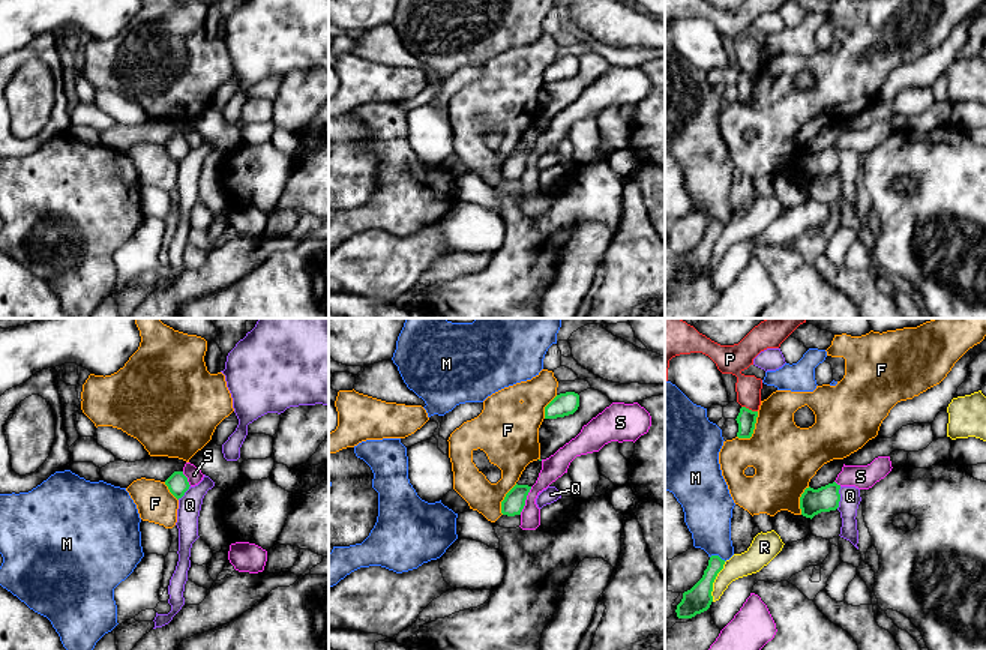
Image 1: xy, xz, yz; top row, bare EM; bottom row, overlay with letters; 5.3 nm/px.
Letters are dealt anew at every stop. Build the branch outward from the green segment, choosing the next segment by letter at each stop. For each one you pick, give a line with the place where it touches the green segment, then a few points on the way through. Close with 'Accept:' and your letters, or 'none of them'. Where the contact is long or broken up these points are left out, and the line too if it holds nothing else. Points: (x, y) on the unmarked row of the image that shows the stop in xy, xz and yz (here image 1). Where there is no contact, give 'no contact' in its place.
Accept: none of them

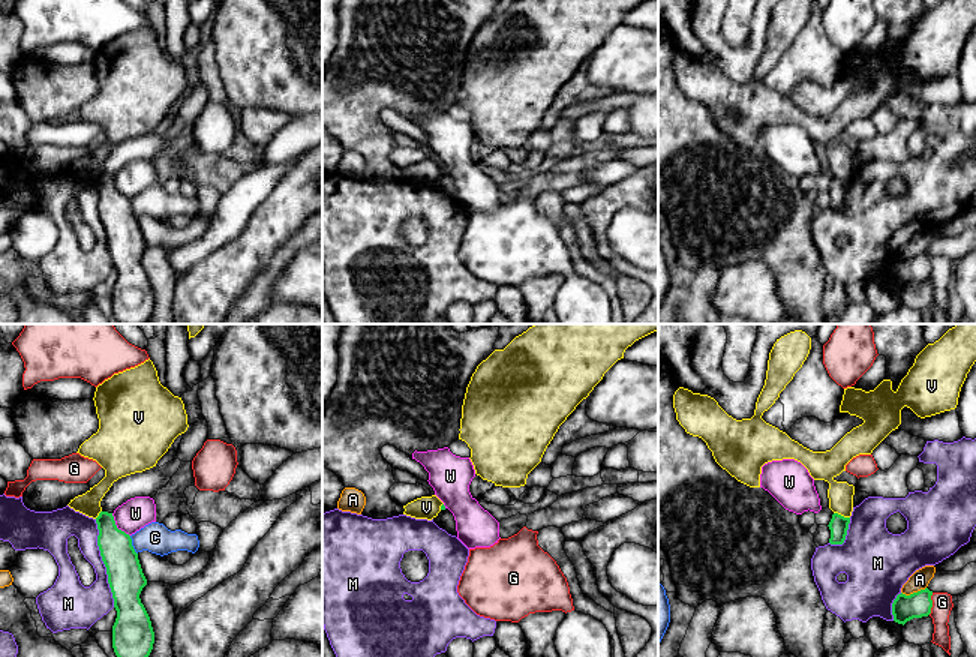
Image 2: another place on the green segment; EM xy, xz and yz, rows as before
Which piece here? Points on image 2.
Accept: none of them

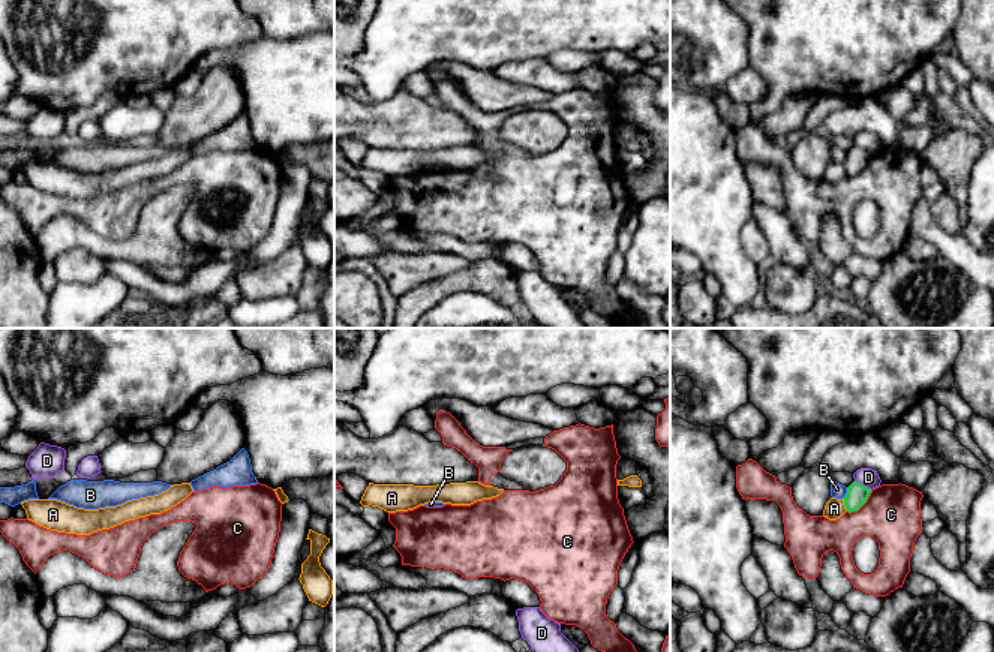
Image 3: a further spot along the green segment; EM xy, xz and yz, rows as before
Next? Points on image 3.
Accept: none of them

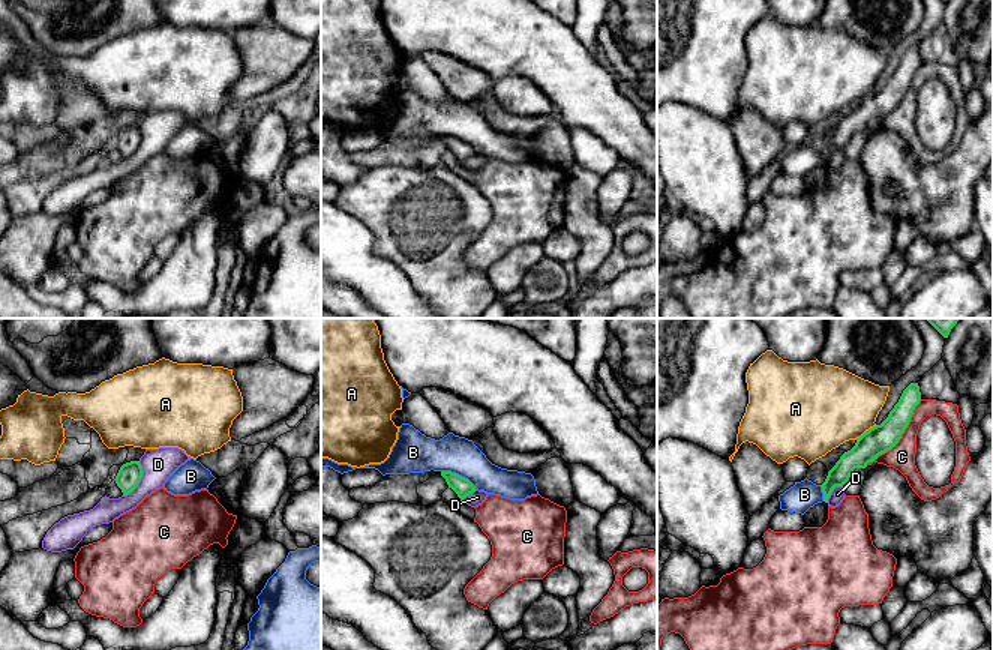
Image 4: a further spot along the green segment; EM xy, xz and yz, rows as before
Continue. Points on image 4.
Accept: none of them

